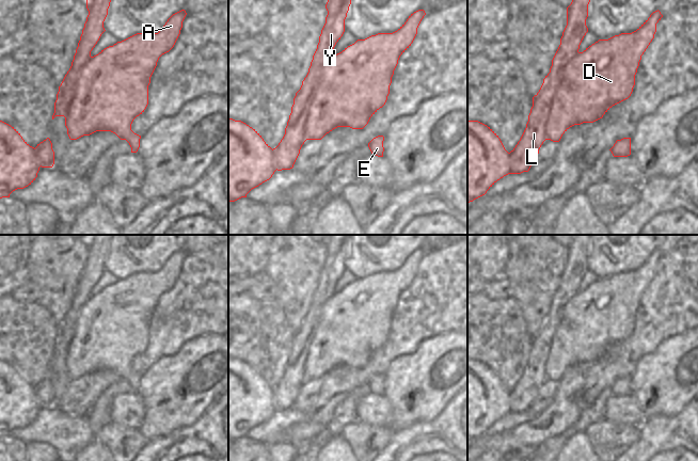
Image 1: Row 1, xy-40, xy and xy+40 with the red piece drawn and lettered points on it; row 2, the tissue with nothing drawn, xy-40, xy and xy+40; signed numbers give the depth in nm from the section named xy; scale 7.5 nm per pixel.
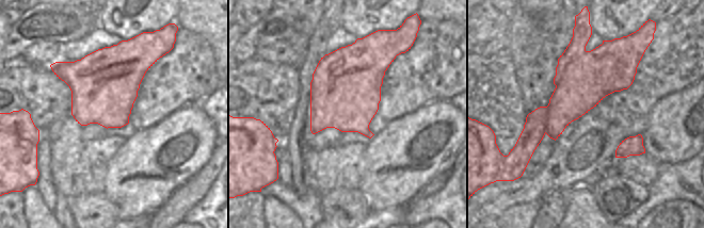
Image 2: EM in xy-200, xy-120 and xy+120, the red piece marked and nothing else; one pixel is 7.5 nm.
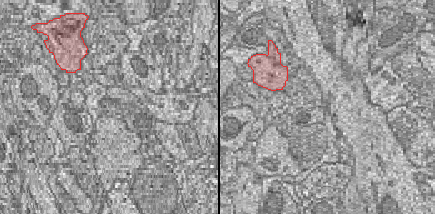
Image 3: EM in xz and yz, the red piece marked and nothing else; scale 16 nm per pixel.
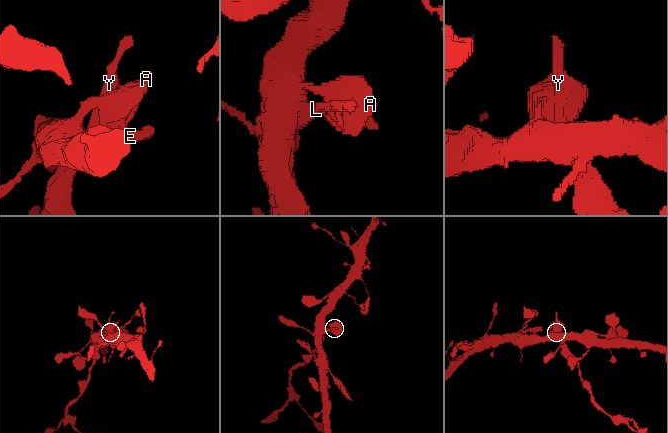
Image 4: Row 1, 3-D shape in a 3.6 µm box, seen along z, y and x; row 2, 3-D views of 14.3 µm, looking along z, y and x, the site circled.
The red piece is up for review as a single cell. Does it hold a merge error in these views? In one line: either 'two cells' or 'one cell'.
two cells

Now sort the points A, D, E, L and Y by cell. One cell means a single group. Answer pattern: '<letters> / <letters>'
A D E / L Y

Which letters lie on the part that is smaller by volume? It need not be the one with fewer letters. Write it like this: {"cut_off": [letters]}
{"cut_off": ["L", "Y"]}

